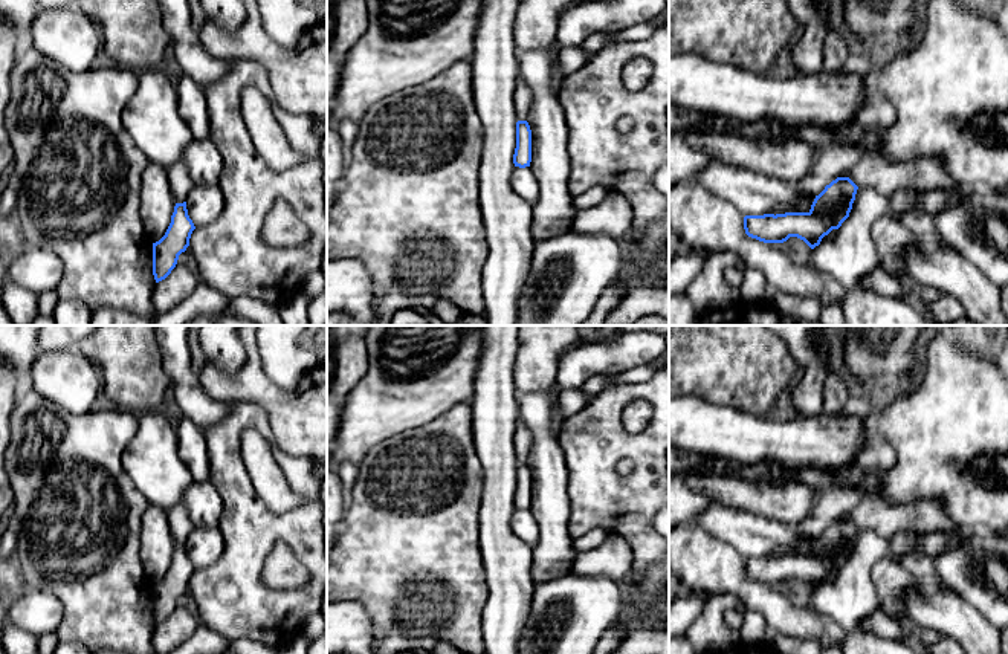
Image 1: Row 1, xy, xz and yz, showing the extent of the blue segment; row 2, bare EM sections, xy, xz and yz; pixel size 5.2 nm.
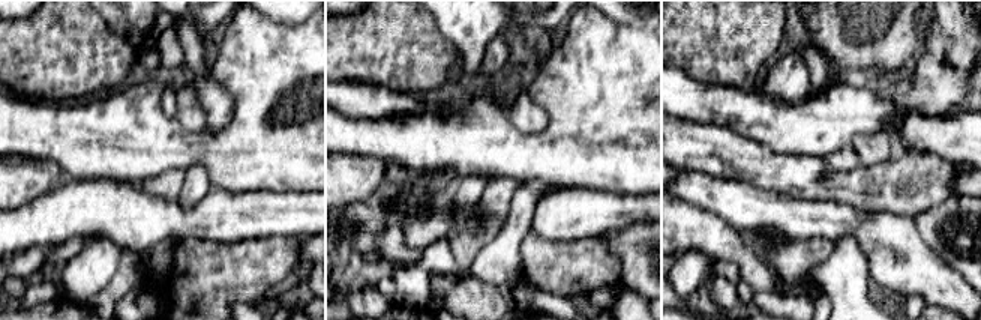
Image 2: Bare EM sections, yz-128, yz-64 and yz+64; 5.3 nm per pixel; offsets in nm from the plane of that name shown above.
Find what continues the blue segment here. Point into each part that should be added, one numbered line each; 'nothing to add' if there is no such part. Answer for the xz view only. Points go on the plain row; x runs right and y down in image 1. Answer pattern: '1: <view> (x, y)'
nothing to add

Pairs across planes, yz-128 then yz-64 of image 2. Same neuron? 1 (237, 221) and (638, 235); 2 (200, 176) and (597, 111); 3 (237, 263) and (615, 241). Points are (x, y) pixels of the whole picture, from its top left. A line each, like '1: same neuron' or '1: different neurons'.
1: different neurons
2: different neurons
3: different neurons

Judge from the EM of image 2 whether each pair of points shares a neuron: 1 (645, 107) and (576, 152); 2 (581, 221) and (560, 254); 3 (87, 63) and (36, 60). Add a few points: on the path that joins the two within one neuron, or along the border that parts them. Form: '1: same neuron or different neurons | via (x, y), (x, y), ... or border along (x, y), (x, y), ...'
1: same neuron | via (629, 114), (593, 140)
2: different neurons | border along (534, 232), (543, 238), (569, 242)
3: same neuron | via (75, 60), (48, 60)

